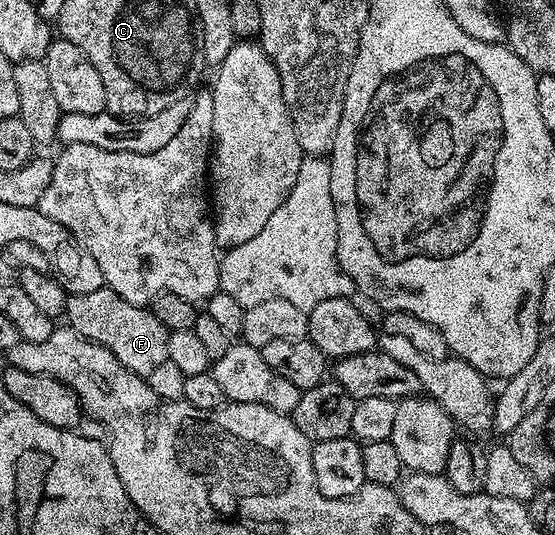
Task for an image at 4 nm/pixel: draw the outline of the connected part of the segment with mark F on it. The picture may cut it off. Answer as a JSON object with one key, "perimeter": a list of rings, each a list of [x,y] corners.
{"perimeter":[[[105,286],[90,290],[90,294],[71,293],[64,316],[67,327],[110,350],[110,354],[134,374],[147,378],[161,362],[168,360],[168,328],[154,318],[151,307],[126,302],[113,288]]]}

